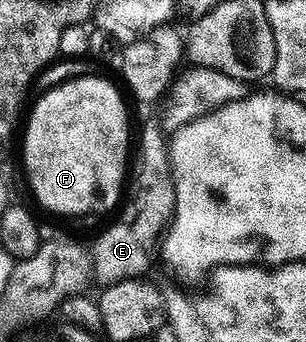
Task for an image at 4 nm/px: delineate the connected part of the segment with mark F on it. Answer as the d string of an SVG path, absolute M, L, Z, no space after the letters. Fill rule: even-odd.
M77 77L74 79L74 81L65 81L62 83L62 85L57 85L54 87L54 89L47 90L46 93L43 94L42 97L34 103L33 110L31 110L30 113L28 110L27 121L29 117L29 126L27 126L25 129L25 173L27 176L29 176L29 185L31 188L33 188L33 193L35 196L37 196L37 201L39 204L42 205L43 208L50 209L50 211L53 213L62 213L62 215L65 217L81 217L84 215L84 213L105 213L108 211L108 209L115 208L114 210L116 210L118 208L117 200L120 199L121 193L123 197L123 186L126 184L127 181L127 173L125 177L125 164L127 164L128 161L130 164L131 161L131 145L129 149L129 113L127 110L125 110L124 99L121 98L122 90L120 88L118 89L119 90L117 90L116 87L113 86L112 83L109 82L108 79L105 77Z

